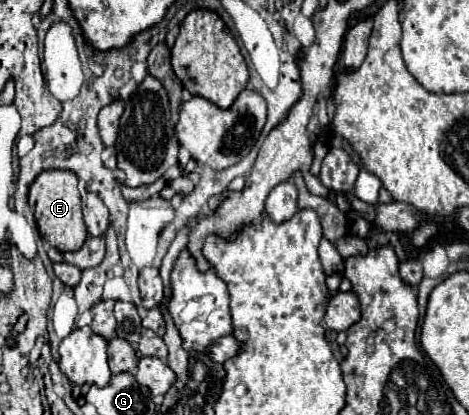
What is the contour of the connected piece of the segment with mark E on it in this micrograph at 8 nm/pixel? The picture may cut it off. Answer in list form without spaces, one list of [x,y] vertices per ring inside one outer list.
[[[49,169],[35,177],[29,187],[29,203],[35,205],[35,221],[41,237],[61,253],[77,251],[87,239],[87,227],[81,215],[81,197],[77,191],[77,177],[71,171]]]

